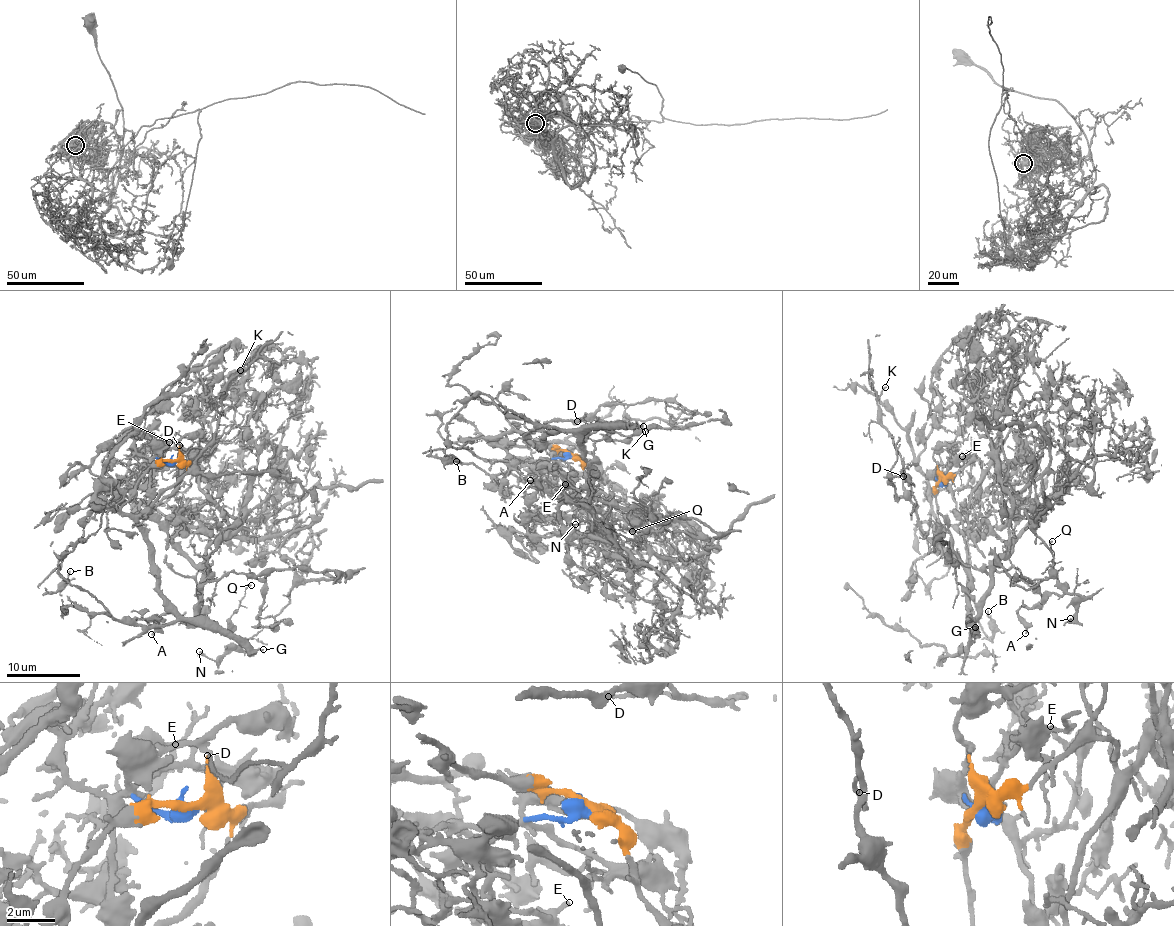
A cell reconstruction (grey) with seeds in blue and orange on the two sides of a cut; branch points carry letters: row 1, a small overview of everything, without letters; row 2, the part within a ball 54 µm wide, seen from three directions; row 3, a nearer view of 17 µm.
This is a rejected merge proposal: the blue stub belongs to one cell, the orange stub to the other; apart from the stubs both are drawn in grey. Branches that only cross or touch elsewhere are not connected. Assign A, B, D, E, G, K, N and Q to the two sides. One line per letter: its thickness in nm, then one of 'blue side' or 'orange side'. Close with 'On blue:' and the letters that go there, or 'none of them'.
A: calibre 220 nm; blue side
B: calibre 140 nm; blue side
D: calibre 100 nm; orange side
E: calibre 100 nm; blue side
G: calibre 130 nm; orange side
K: calibre 140 nm; orange side
N: calibre 80 nm; blue side
Q: calibre 200 nm; blue side
On blue: A, B, E, N, Q

